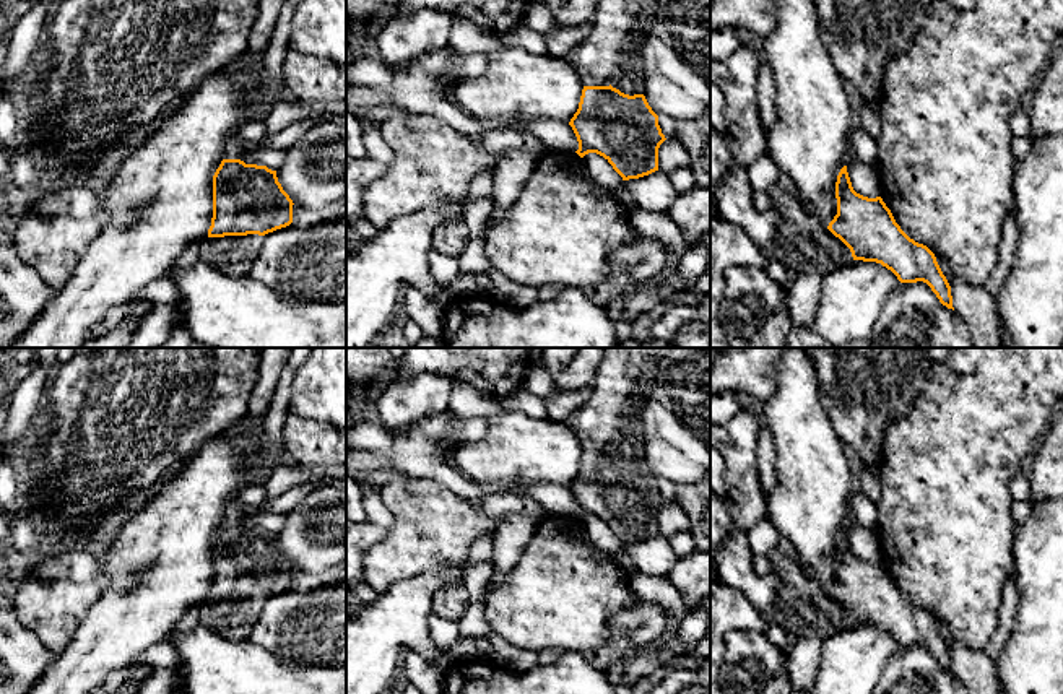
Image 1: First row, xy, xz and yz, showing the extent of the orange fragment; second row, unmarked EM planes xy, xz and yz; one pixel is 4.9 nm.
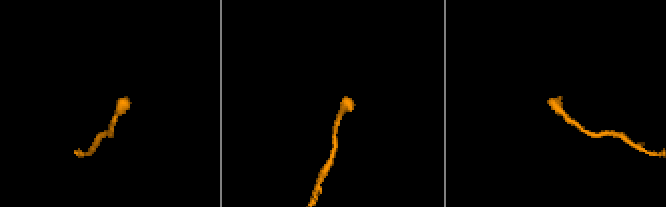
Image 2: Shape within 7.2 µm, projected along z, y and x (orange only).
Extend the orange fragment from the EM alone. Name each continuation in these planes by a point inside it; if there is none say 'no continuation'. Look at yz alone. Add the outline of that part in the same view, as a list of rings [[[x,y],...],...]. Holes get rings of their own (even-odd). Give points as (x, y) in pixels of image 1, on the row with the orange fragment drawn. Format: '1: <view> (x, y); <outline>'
1: yz (803, 244); [[[787,174],[774,182],[769,195],[770,210],[780,216],[767,250],[769,260],[780,262],[795,275],[821,276],[853,260],[850,249],[805,208],[795,182]]]

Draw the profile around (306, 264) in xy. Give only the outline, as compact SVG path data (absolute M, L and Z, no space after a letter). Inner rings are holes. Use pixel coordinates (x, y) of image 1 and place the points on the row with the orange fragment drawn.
M346 197L317 211L297 206L289 226L263 236L247 276L284 301L346 301Z

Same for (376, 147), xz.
M369 127L362 133L364 148L367 153L367 158L372 161L379 161L385 166L388 166L393 161L393 151L384 140L379 127Z

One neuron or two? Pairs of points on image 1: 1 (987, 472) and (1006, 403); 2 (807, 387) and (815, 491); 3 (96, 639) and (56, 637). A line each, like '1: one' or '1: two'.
1: one
2: one
3: two

